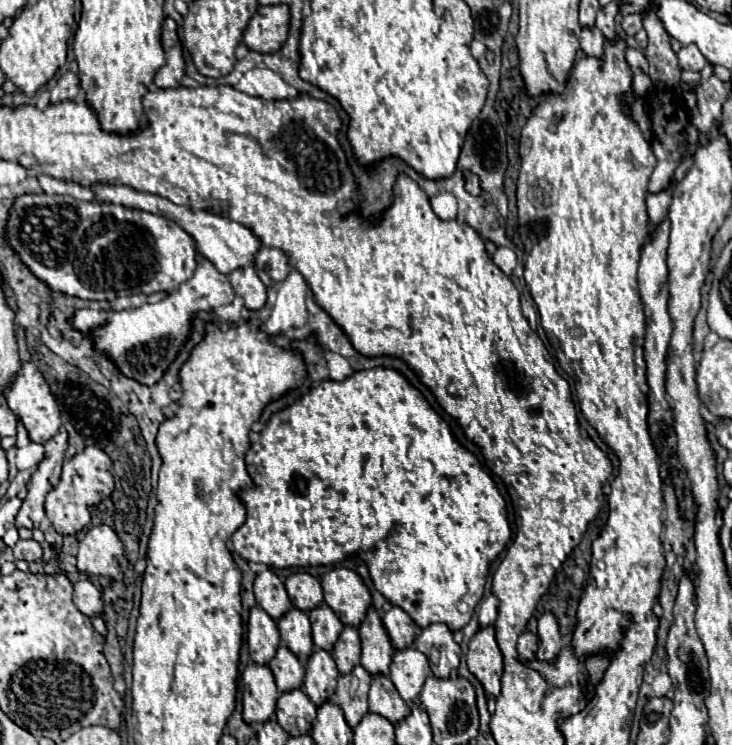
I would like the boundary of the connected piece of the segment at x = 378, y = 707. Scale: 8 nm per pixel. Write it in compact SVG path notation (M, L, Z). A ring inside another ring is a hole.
M374 676L370 694L368 694L370 712L380 712L380 716L388 716L392 724L398 724L408 716L408 704L396 692L392 680L388 676Z

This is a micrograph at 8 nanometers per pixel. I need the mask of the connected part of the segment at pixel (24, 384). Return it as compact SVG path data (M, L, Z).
M22 362L20 364L18 378L16 378L14 386L8 392L8 406L16 416L20 416L20 420L24 422L32 442L46 444L60 428L60 408L58 408L48 384L46 384L42 372L32 362Z

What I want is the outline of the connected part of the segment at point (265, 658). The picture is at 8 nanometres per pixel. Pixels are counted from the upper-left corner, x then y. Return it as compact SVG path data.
M260 608L250 610L248 620L248 652L256 664L268 664L280 646L280 632L276 622Z

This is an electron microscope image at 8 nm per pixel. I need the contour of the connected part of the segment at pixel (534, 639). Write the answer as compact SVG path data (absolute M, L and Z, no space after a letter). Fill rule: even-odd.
M530 630L520 634L520 638L518 638L518 654L520 654L520 658L524 662L528 662L528 660L534 658L536 650L538 650L538 636L534 632L530 632Z

